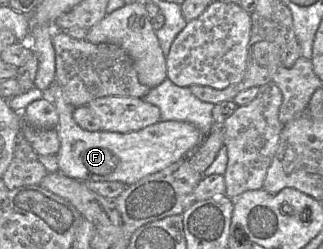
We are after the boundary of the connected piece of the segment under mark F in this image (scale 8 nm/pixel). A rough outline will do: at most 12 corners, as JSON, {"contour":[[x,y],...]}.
{"contour":[[57,81],[59,171],[127,186],[192,153],[195,126],[87,131]]}

